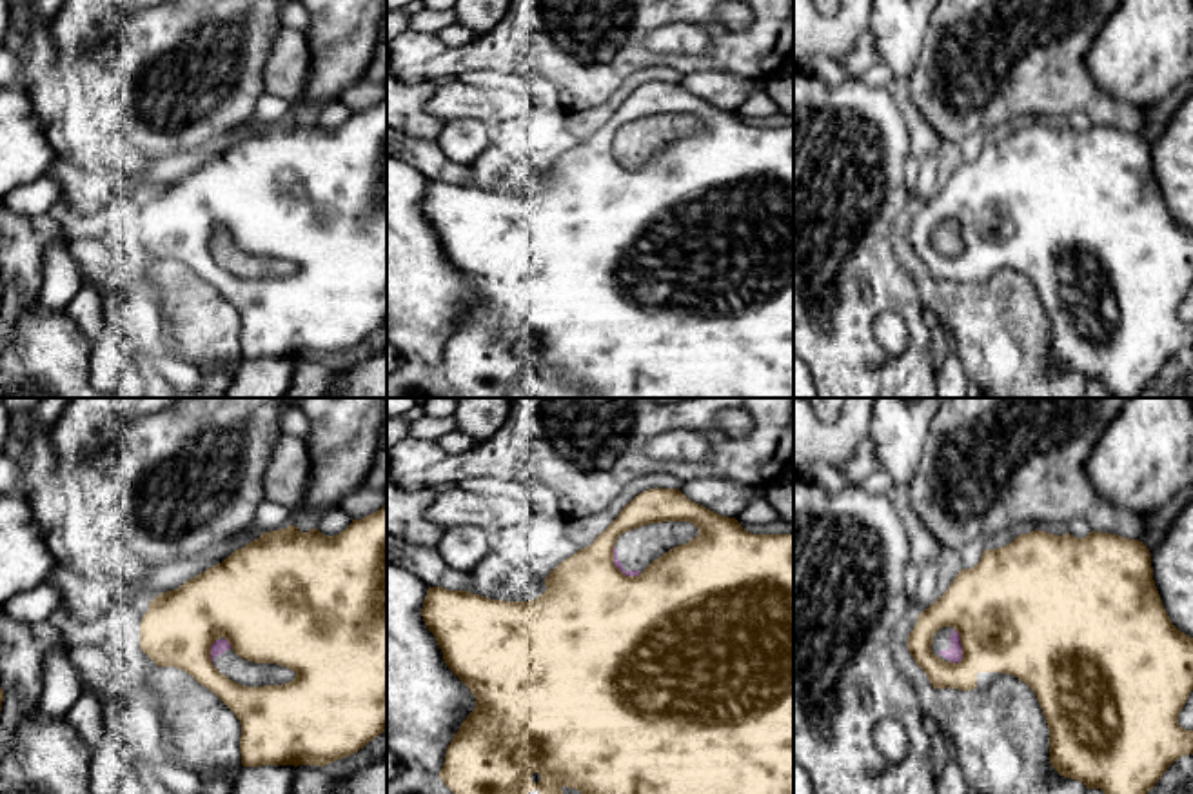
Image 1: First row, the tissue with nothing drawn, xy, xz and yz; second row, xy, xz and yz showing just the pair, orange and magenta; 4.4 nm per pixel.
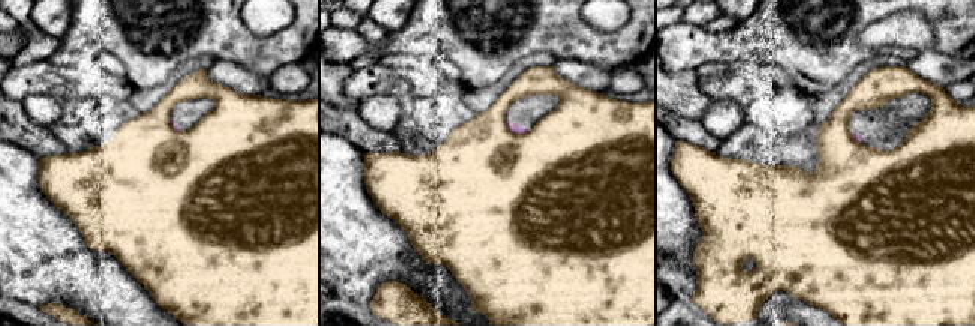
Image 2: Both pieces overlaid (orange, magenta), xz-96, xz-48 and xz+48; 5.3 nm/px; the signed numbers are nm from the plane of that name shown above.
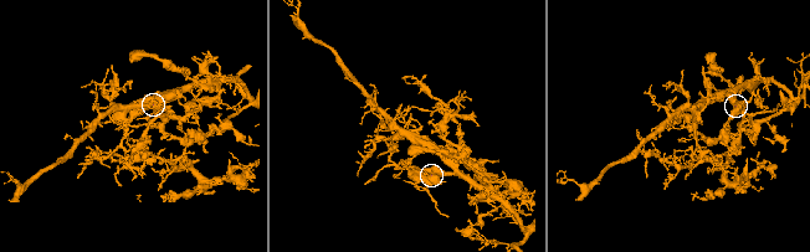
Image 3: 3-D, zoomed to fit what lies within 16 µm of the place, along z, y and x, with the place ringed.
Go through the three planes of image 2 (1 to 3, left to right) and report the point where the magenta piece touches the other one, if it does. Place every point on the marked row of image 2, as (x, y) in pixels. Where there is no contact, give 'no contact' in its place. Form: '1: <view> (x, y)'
1: xz-96 (173, 128)
2: xz-48 (512, 132)
3: xz+48 (851, 135)

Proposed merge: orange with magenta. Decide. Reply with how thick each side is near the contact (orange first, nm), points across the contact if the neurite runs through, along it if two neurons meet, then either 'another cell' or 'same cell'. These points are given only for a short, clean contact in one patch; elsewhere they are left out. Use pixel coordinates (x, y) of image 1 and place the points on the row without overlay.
480 nm thick on the orange side, 40 nm on the other; border along xz (614, 138), (614, 157), (625, 168), (638, 169); another cell

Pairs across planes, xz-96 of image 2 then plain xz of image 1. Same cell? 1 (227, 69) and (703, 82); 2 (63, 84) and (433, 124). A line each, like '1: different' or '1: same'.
1: same
2: different

